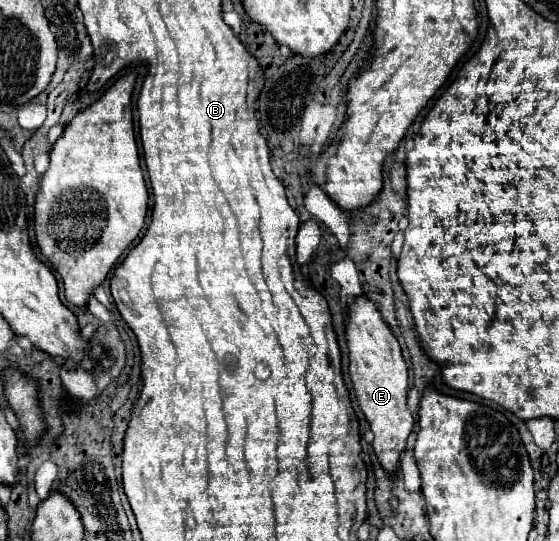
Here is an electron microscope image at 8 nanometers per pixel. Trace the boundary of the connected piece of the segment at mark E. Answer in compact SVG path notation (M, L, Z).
M366 295L356 297L348 307L350 321L346 321L346 341L350 357L350 381L358 399L362 413L366 415L370 429L374 433L372 447L378 455L380 465L394 473L400 461L400 453L406 447L406 439L414 427L414 417L406 407L408 391L408 371L402 357L398 339L382 319L374 301Z

